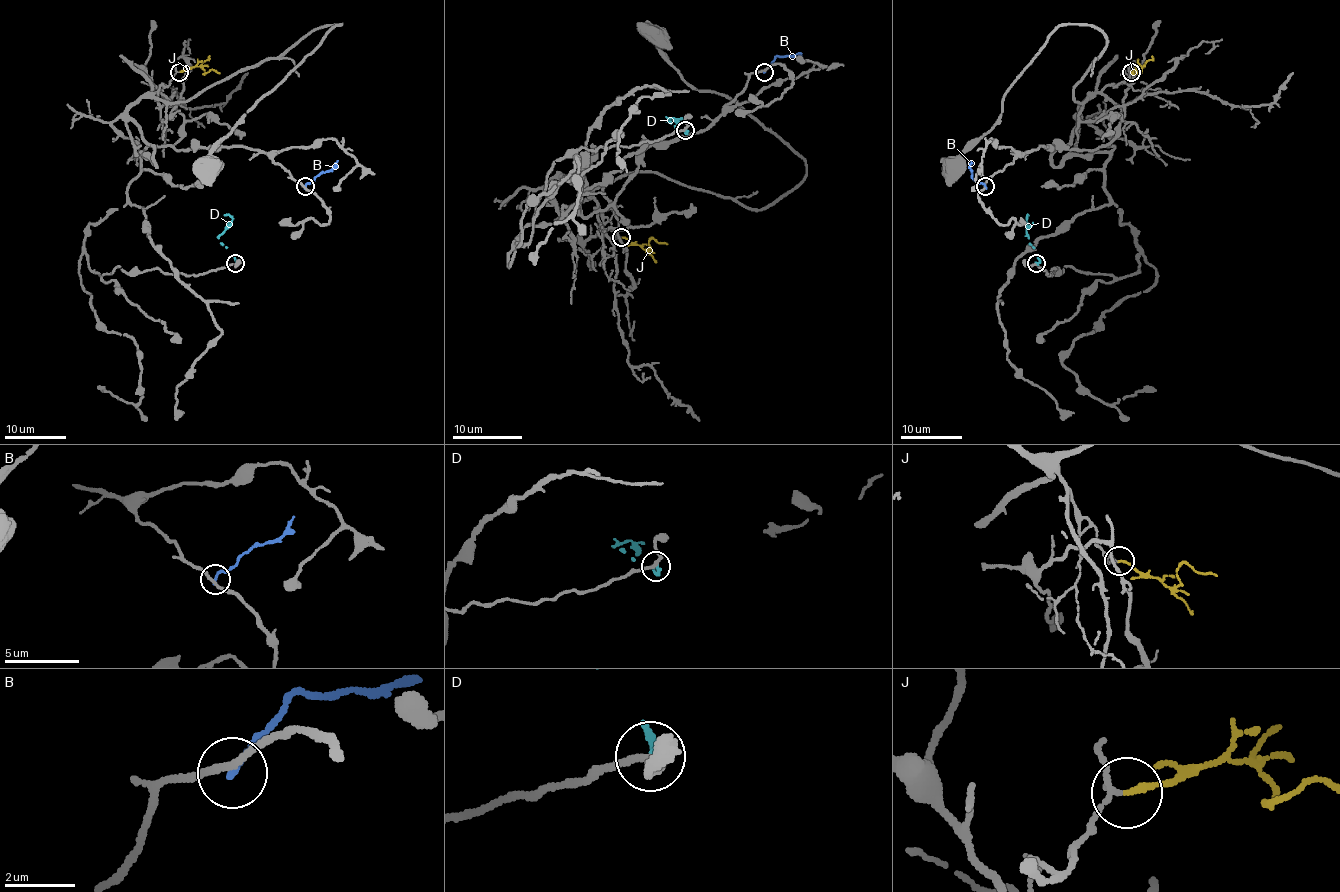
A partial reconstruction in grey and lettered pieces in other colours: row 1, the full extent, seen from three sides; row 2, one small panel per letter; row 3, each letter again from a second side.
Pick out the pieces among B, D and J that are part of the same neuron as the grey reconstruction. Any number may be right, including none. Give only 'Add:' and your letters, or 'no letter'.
Add: J

